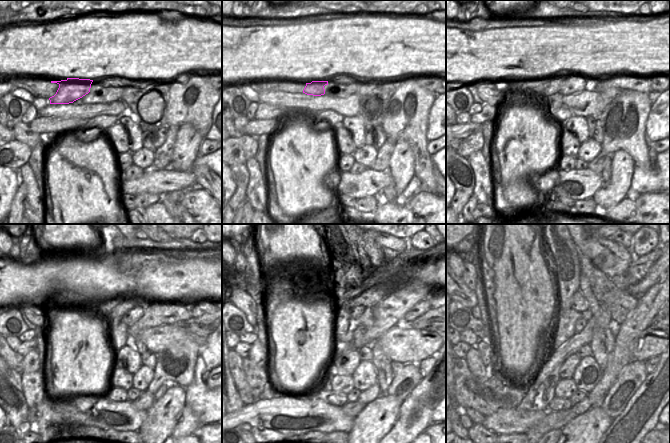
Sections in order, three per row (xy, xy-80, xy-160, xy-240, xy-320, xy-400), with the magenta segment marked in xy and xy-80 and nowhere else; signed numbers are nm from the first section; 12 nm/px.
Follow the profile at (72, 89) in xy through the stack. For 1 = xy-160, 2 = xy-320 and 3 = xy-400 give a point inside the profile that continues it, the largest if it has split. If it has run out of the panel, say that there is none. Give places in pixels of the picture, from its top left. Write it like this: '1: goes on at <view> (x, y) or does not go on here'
1: goes on at xy-160 (548, 86)
2: goes on at xy-320 (370, 297)
3: goes on at xy-400 (640, 265)

